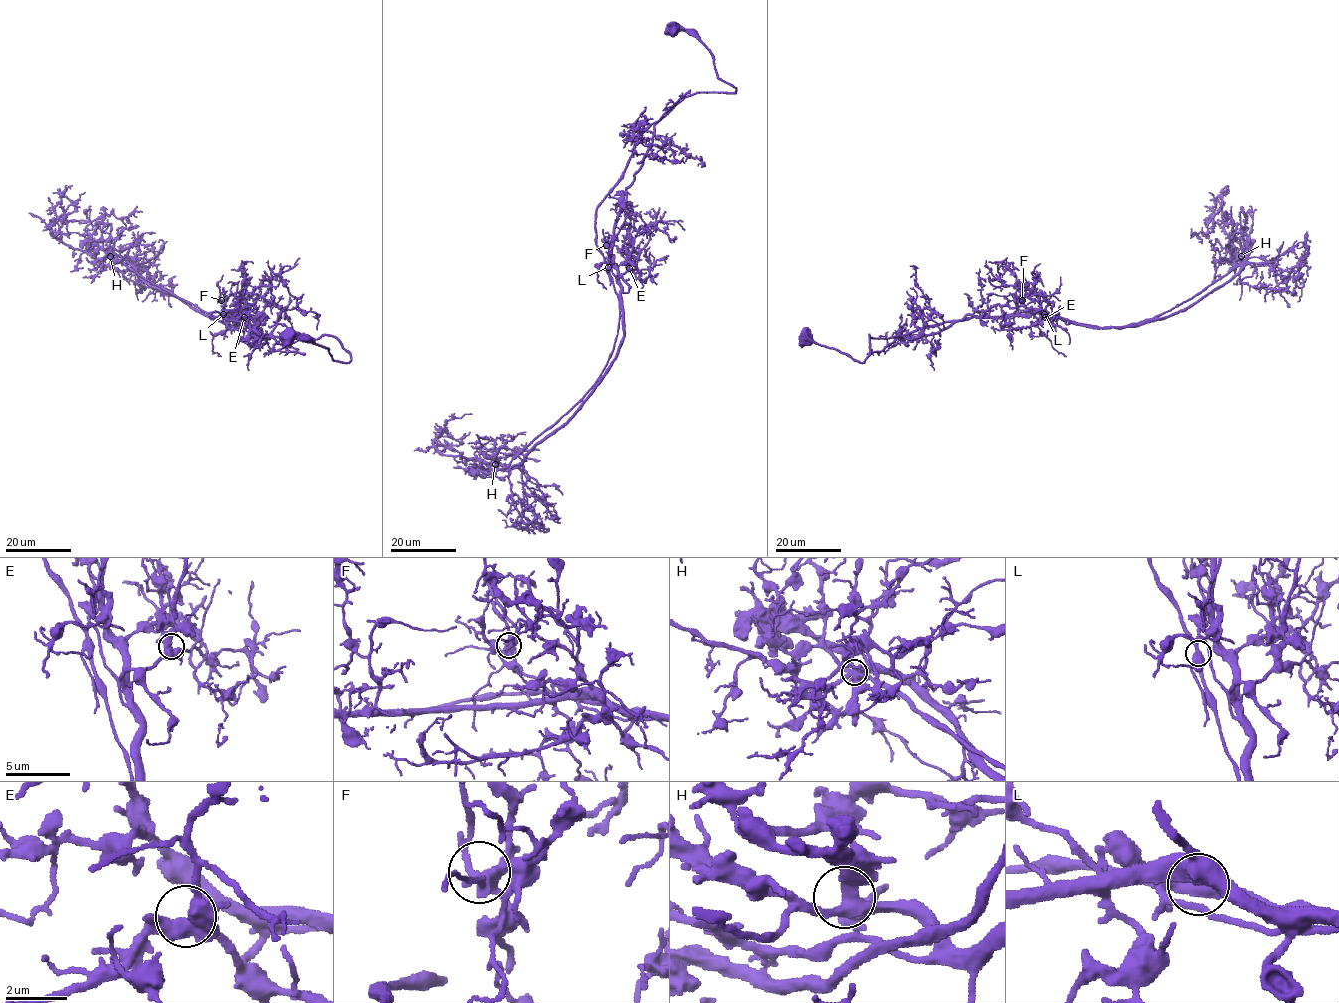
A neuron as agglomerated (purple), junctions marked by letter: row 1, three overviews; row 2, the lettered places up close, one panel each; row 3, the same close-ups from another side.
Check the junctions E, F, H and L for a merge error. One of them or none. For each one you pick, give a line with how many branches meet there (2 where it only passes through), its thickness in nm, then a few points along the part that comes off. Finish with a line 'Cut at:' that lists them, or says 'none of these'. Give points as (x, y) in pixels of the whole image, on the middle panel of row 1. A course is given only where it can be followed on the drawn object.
L: branches 4; calibre 420 nm; course (608, 266), (618, 299), (618, 329), (613, 352), (600, 379), (507, 466), (492, 473), (469, 469)
Cut at: L

